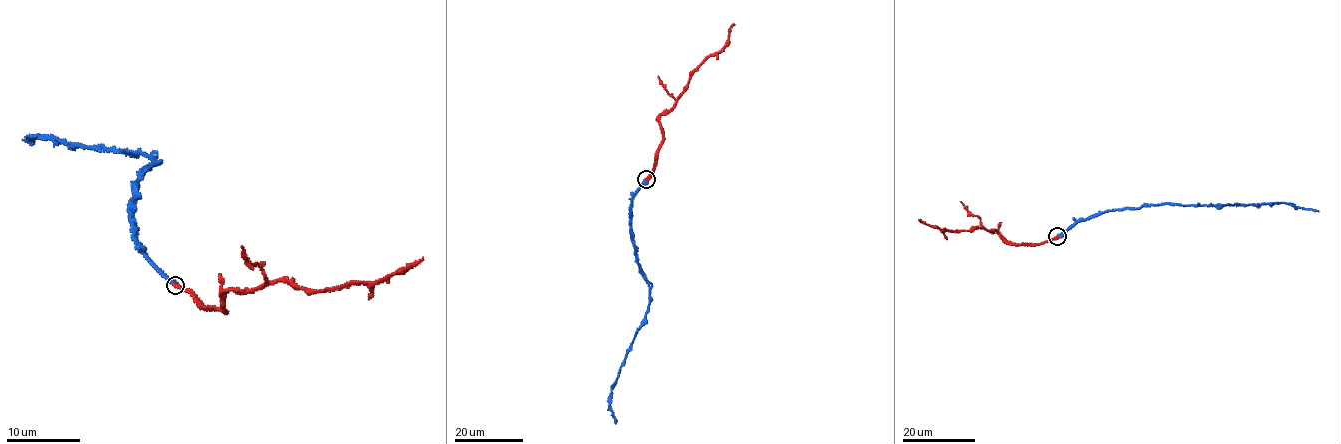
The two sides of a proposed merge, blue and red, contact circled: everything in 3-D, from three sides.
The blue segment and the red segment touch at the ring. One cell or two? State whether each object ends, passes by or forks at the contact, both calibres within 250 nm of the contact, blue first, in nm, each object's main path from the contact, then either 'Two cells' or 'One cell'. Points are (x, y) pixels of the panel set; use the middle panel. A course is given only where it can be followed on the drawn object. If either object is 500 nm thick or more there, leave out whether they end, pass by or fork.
At the ring blue passes by. At the ring red ends. Thickness 340 nm (blue) against 420 nm. Course of blue: (646, 179), (632, 198), (630, 224), (636, 263), (649, 286), (650, 304), (611, 390), (610, 406), (616, 423). Course of red: (646, 179), (661, 140), (659, 118), (670, 110), (690, 77), (710, 56), (719, 53), (734, 25). One cell

